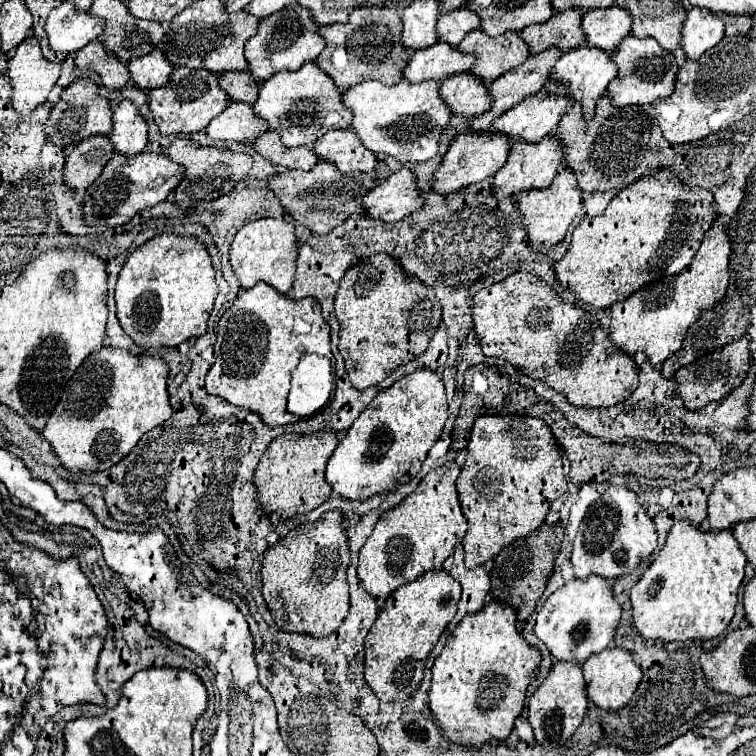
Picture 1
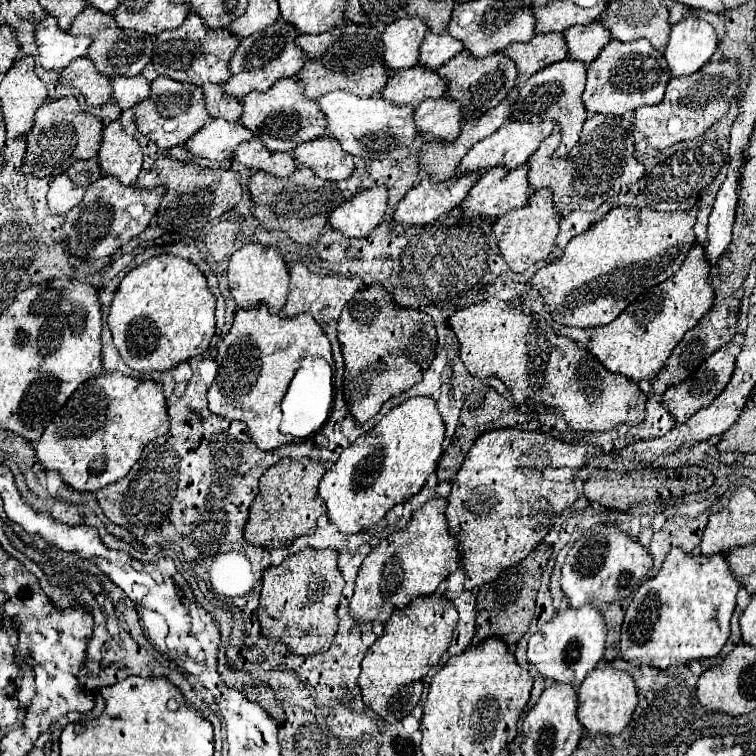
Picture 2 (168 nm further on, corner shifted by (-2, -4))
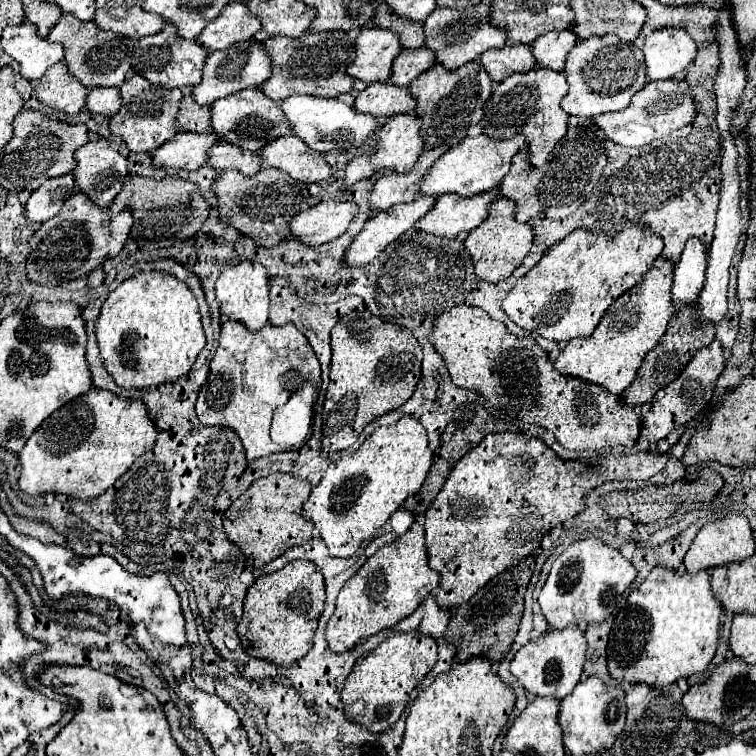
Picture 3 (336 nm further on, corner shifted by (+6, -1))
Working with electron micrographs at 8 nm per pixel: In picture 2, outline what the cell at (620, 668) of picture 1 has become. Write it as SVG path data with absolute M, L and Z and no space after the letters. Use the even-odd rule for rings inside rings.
M598 666L592 676L584 680L578 688L578 720L588 730L588 734L614 736L622 734L632 720L632 714L638 706L638 692L634 680L626 672L616 670L614 666Z

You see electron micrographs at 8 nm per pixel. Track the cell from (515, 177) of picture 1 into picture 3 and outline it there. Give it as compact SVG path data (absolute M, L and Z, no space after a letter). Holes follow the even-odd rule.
M500 185L480 197L438 197L436 205L418 221L418 229L432 235L454 237L472 231L488 217L488 205L500 195Z

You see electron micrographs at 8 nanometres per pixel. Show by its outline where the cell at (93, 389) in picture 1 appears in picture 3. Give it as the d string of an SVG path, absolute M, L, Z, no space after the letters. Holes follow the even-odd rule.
M92 387L86 395L80 395L68 401L50 417L46 417L46 421L26 441L24 449L18 453L22 463L20 489L32 495L52 491L52 493L62 493L66 497L78 497L78 499L98 497L120 475L124 475L144 451L154 447L156 435L158 435L158 429L148 417L148 409L142 399L126 399L126 397L118 397L108 389Z

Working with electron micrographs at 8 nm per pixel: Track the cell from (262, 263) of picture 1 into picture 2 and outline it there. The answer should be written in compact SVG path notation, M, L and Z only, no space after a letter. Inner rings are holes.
M248 244L234 252L228 264L228 282L230 282L230 292L238 308L254 308L258 304L266 304L270 314L280 314L282 306L286 304L288 296L288 268L284 264L284 258L280 256L278 248L268 248L262 244Z

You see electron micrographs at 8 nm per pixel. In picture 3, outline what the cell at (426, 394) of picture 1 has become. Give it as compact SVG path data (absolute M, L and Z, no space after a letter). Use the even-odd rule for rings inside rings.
M404 415L398 423L370 433L354 453L332 461L304 503L304 515L314 521L330 555L352 557L362 541L378 533L406 497L420 489L432 465L432 455L420 419Z

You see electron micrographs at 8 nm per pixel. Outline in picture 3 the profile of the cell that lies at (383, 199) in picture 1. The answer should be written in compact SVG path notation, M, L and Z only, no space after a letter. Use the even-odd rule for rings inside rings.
M354 199L322 201L310 207L308 211L298 213L290 221L290 231L302 243L322 245L346 233L356 213L358 213L358 203Z

